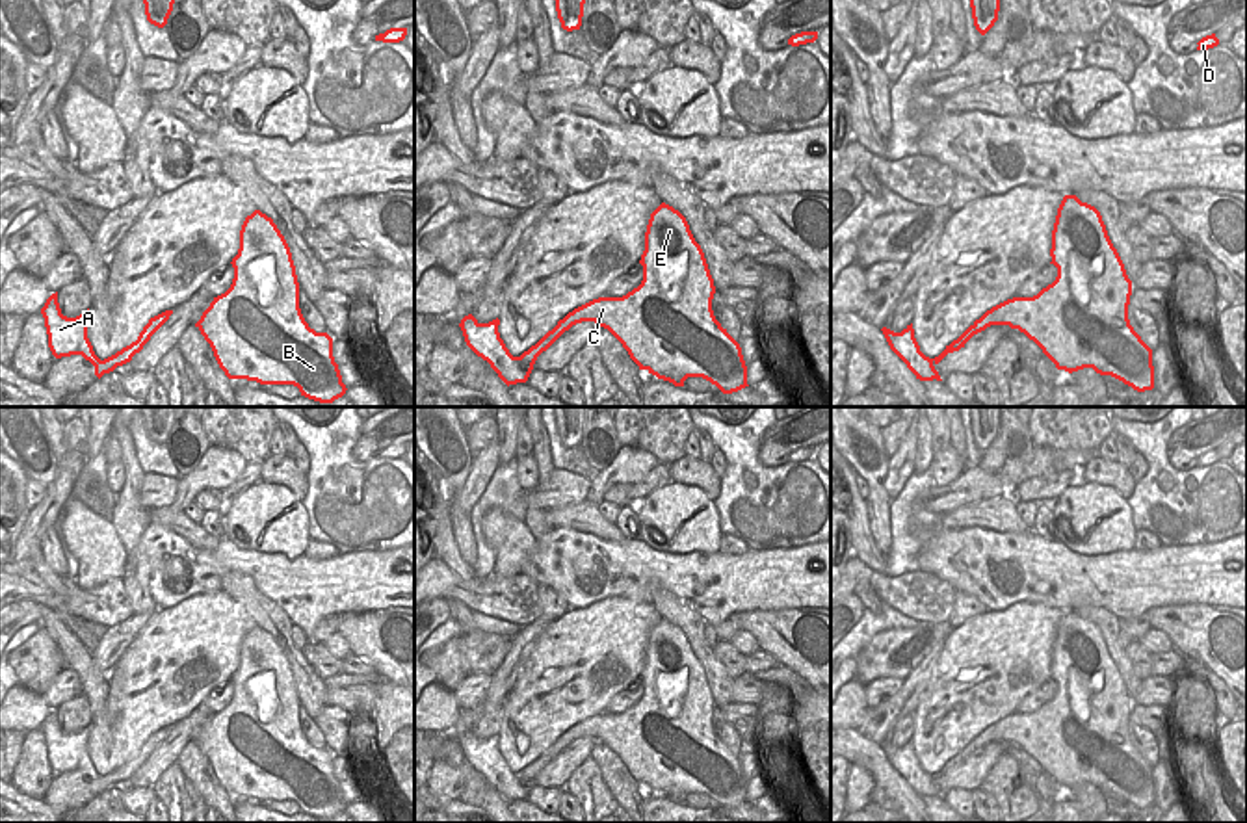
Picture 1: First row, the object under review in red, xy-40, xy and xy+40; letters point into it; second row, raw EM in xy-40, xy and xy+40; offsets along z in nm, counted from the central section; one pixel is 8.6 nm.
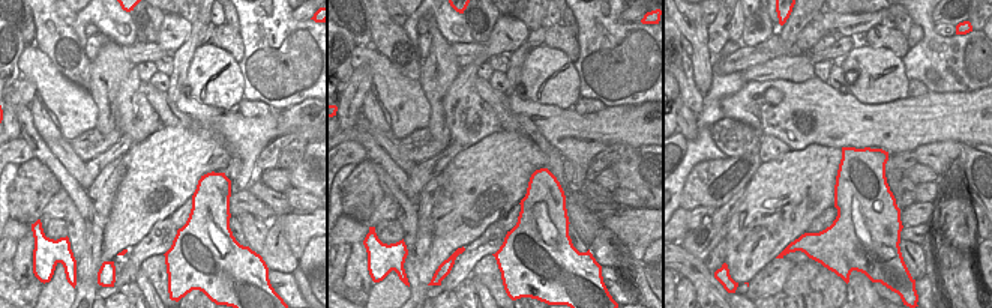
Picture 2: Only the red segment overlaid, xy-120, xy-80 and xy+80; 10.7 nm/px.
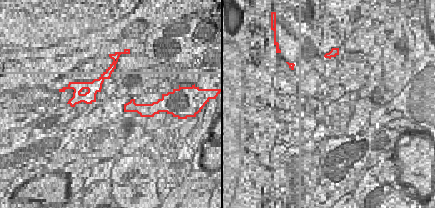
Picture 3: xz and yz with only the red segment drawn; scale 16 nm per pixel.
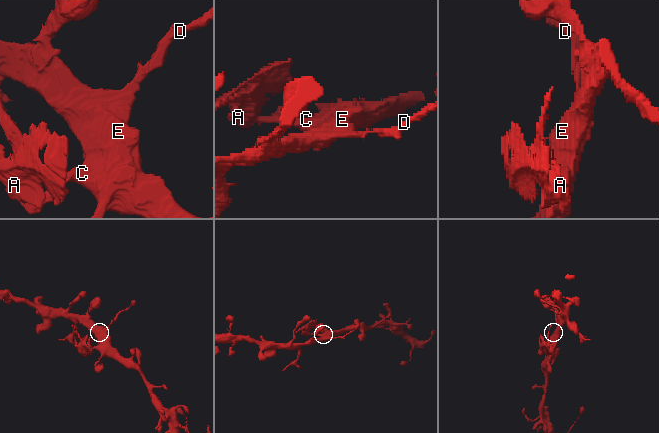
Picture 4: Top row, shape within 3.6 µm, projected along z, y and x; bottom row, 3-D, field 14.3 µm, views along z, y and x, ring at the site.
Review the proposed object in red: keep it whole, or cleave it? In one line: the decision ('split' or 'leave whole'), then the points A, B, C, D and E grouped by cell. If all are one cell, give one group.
split | A / B C D E

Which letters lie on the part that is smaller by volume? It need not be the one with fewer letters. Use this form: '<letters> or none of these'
A

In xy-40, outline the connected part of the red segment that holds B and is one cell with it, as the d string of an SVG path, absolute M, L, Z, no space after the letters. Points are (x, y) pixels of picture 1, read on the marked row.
M260 210L245 217L240 249L230 264L234 268L230 288L214 297L195 323L225 375L260 385L294 385L301 396L320 403L342 398L348 388L333 357L333 338L316 333L305 321L292 253L271 217Z

